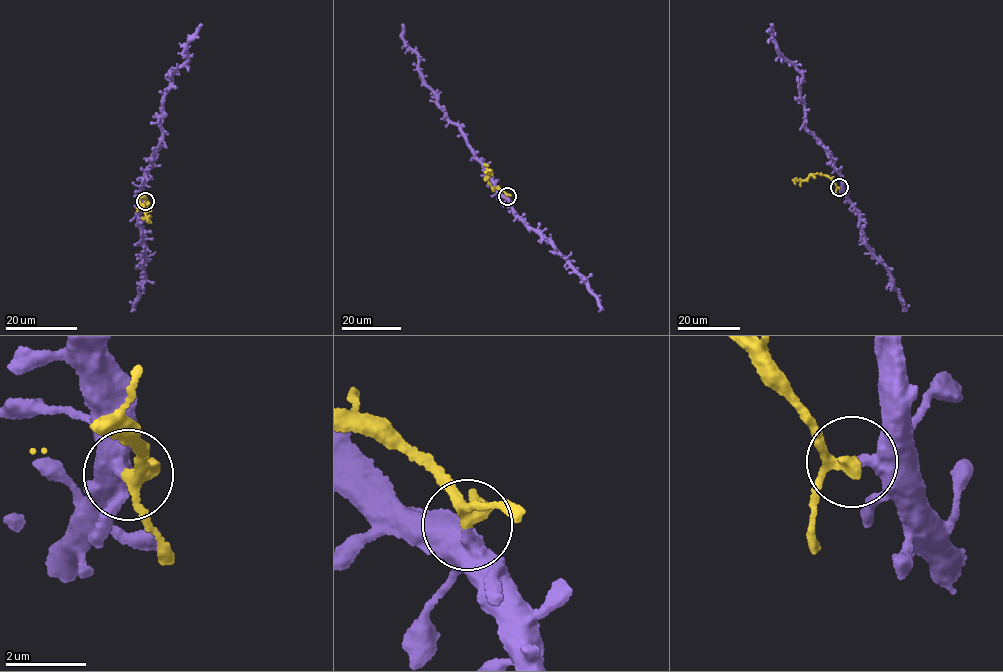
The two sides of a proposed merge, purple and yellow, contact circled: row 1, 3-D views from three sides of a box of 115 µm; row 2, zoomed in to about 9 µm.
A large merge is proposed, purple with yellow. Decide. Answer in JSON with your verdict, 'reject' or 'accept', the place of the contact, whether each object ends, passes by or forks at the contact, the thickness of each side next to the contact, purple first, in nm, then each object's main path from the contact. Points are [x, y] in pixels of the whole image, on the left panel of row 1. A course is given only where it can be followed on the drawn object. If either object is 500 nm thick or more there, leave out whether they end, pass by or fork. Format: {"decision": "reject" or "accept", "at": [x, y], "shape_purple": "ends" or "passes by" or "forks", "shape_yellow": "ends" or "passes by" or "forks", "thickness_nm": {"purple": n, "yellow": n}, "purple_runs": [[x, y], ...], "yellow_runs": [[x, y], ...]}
{"decision": "reject", "at": [145, 201], "shape_purple": "ends", "shape_yellow": "passes by", "thickness_nm": {"purple": 360, "yellow": 320}, "purple_runs": [[145, 201], [145, 170], [159, 147], [163, 94], [169, 87], [170, 76], [187, 60], [188, 38], [202, 25]], "yellow_runs": [[145, 201], [143, 198], [139, 201], [151, 223]]}

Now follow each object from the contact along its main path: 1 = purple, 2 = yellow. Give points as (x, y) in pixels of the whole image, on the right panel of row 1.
1: (839, 187), (841, 176), (833, 157), (805, 125), (801, 71), (777, 52), (771, 25)
2: (839, 187), (831, 179), (817, 173), (794, 181), (794, 184)

